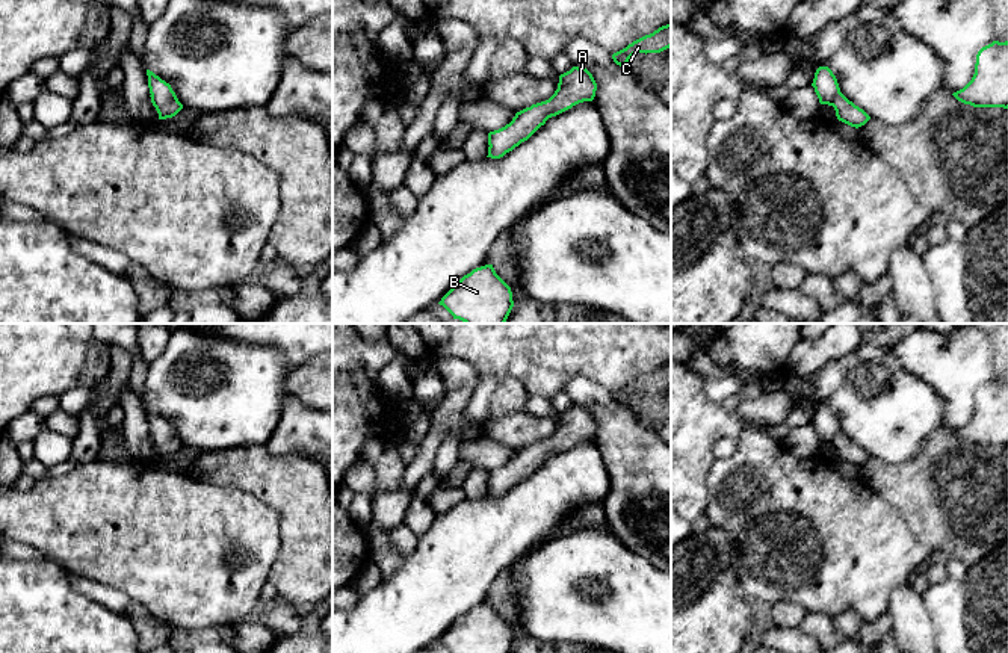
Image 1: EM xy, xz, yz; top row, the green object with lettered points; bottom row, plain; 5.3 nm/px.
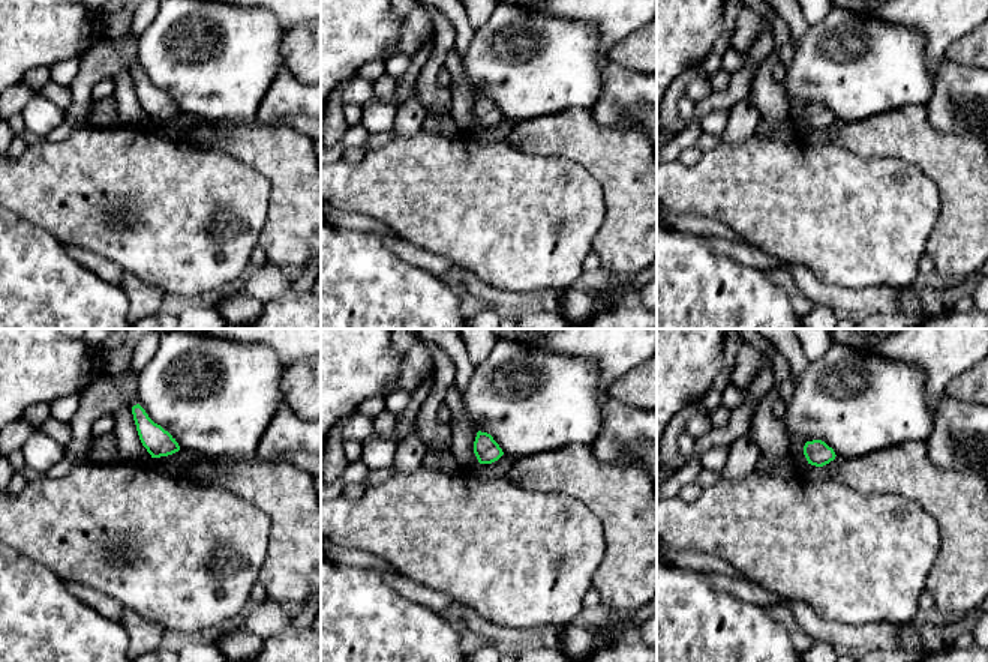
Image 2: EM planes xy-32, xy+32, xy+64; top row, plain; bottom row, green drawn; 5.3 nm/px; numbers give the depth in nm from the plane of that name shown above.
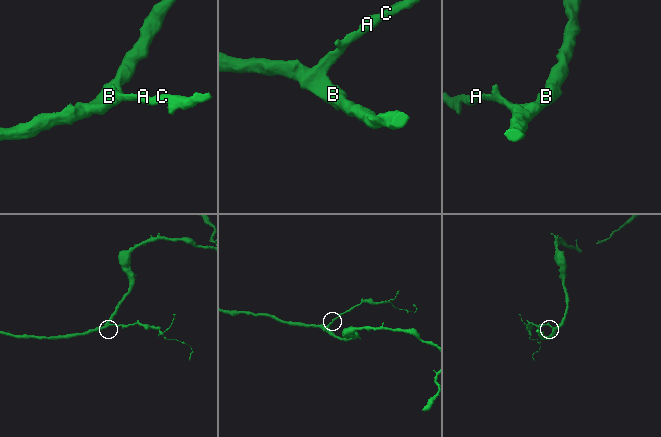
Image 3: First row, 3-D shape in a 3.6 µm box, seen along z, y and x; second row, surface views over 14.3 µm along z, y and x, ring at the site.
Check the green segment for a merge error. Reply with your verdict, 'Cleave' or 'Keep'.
Keep

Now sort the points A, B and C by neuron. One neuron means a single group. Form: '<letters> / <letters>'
A B C

